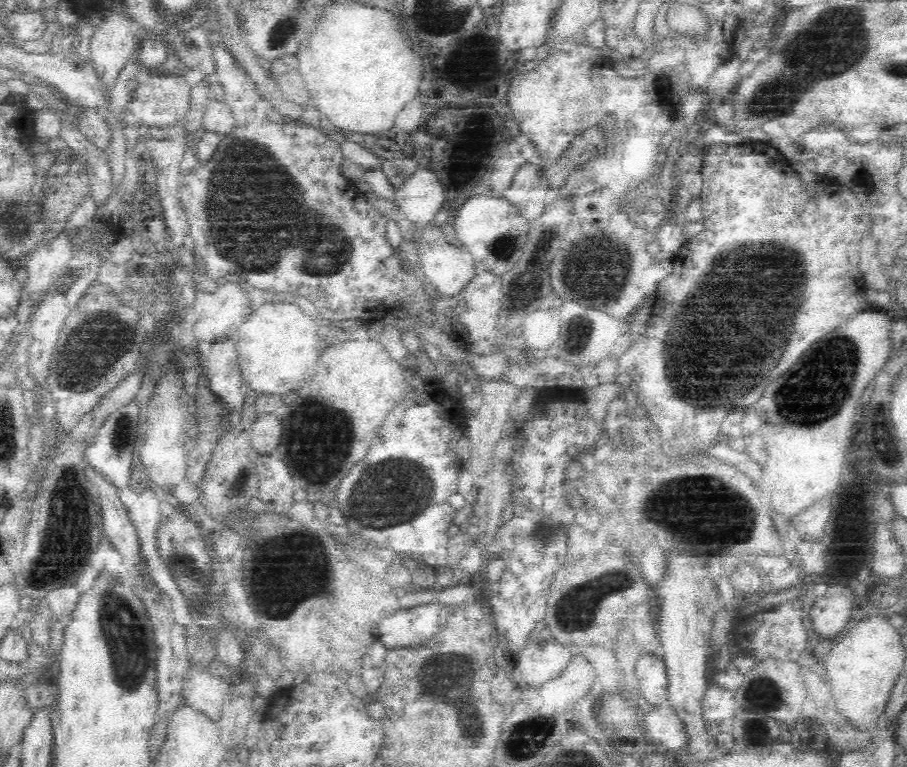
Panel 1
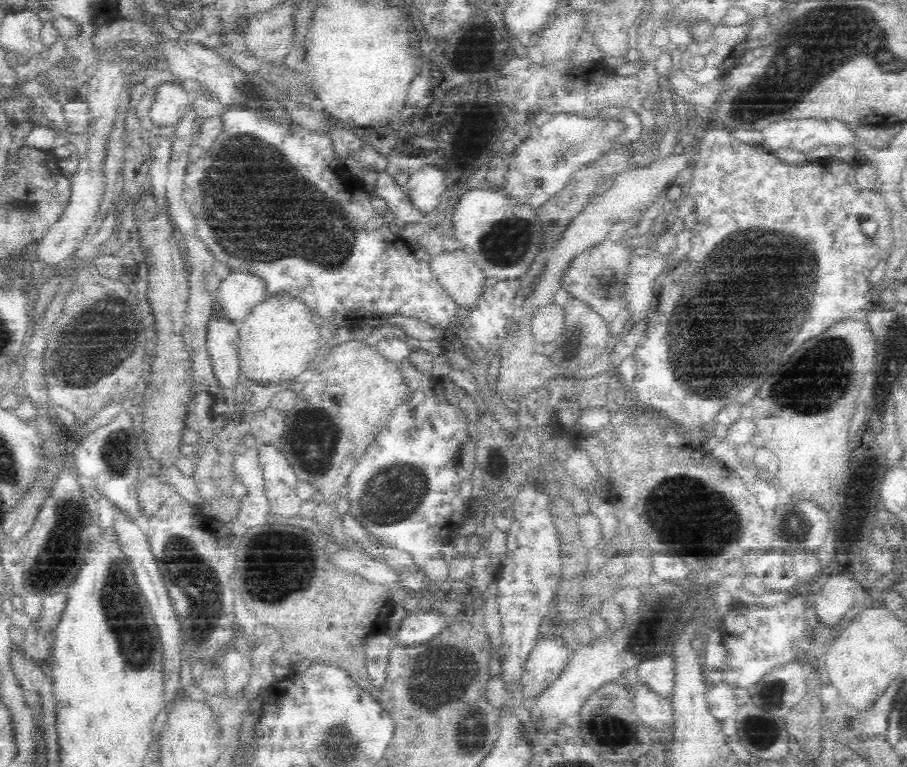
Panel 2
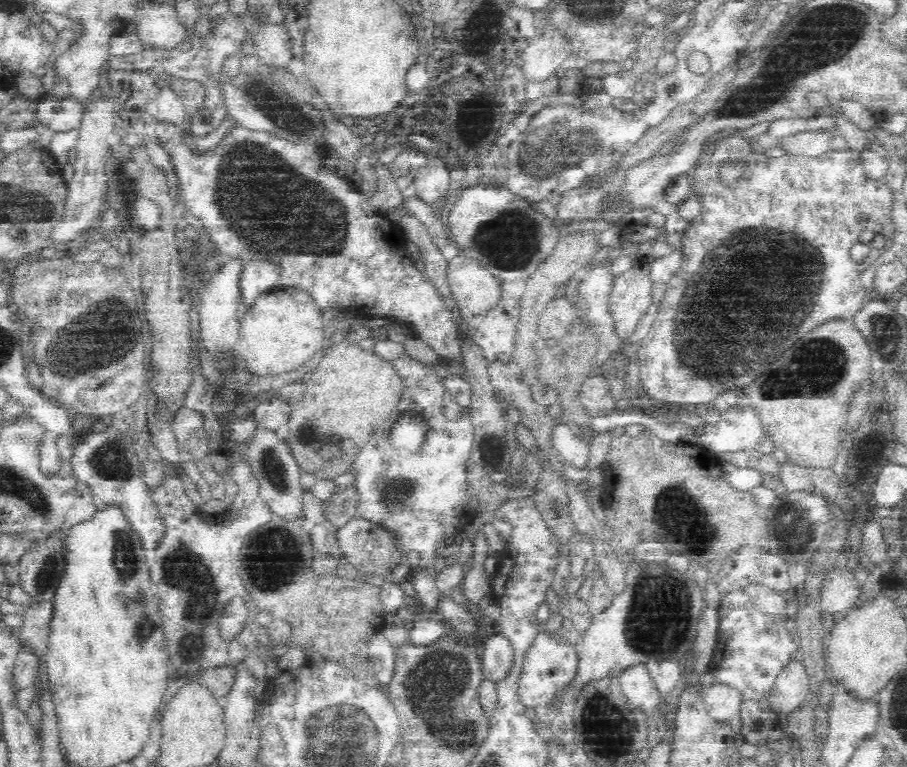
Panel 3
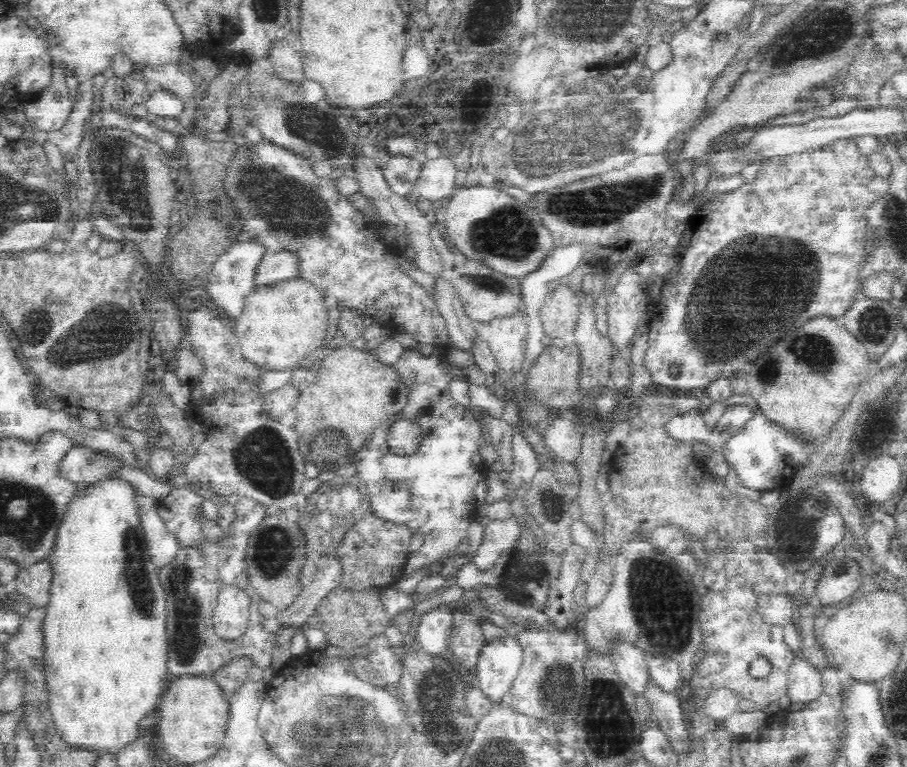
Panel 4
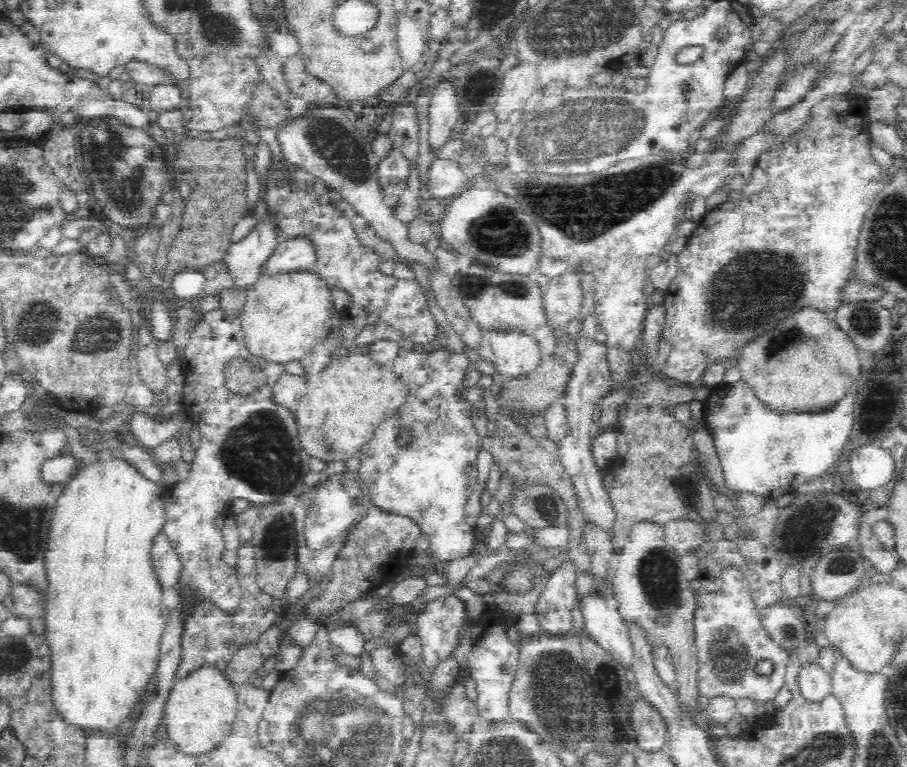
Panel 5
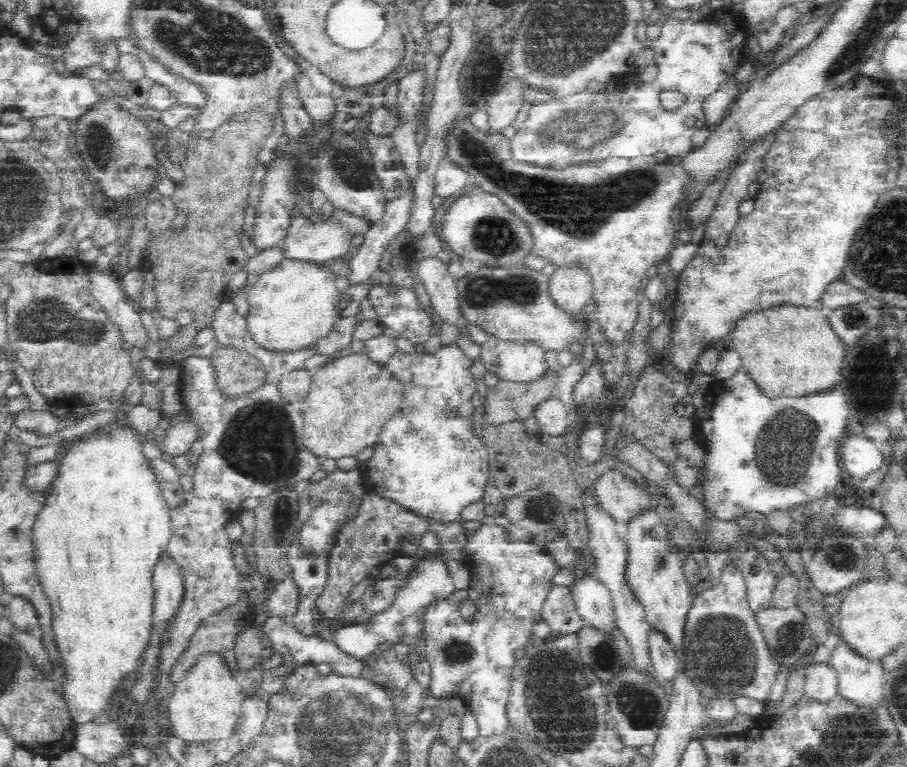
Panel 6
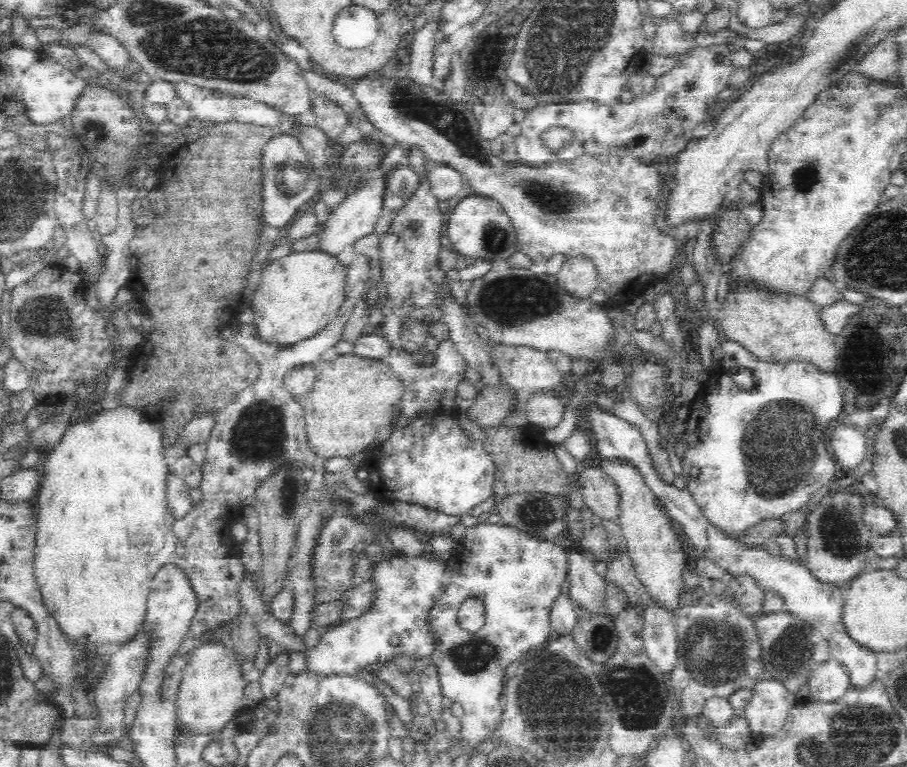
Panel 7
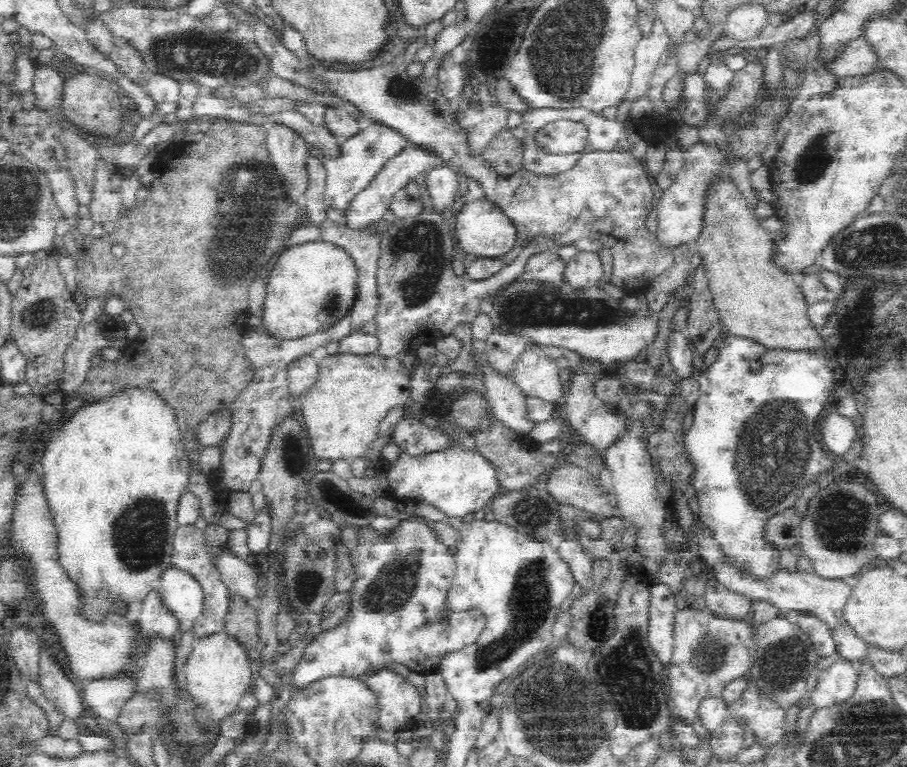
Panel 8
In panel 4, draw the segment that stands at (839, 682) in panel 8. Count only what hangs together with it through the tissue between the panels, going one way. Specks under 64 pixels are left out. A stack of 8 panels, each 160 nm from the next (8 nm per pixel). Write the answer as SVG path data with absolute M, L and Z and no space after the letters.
M795 658L788 669L787 678L786 696L792 703L806 704L823 694L821 675L806 659Z

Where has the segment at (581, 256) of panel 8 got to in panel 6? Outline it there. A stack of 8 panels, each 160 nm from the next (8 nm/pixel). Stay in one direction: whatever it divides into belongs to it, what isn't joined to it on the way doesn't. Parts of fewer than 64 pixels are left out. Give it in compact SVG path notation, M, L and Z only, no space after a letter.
M576 266L558 267L547 287L549 299L566 314L579 314L593 295L590 275Z

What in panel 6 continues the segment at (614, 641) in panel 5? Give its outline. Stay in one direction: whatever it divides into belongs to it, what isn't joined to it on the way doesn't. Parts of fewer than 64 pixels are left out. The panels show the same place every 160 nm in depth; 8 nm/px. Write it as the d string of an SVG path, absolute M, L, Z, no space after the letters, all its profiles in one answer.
M584 575L572 584L572 596L583 626L612 636L616 617L609 590L594 575Z

